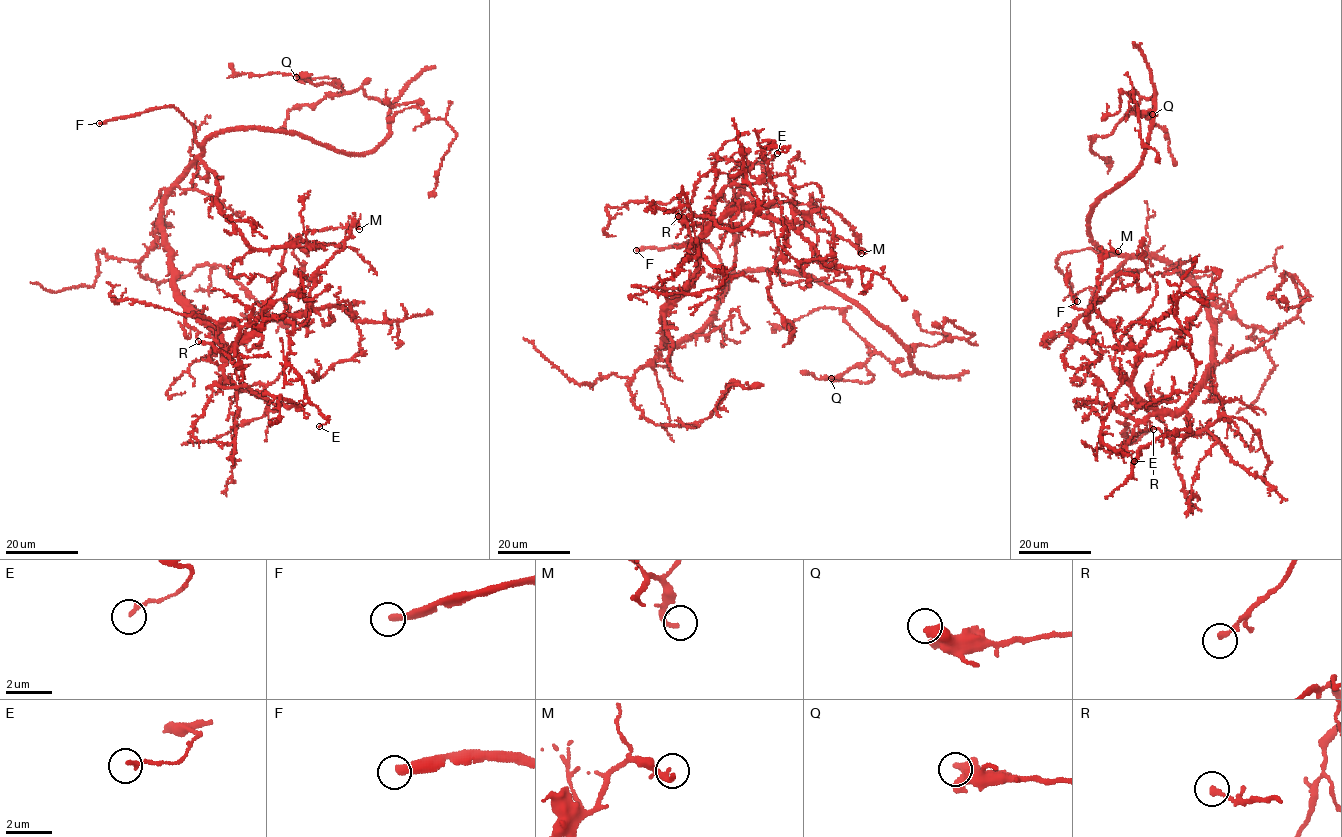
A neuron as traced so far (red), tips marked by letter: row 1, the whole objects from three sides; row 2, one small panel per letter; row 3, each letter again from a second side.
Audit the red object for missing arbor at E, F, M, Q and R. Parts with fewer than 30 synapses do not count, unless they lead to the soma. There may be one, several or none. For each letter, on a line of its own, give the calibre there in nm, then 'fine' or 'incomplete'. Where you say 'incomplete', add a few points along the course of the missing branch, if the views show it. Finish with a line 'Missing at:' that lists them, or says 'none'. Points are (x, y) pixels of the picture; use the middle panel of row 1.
E: 180 nm | fine
F: 320 nm | incomplete | (636, 250), (630, 251), (628, 259), (611, 262), (604, 268), (578, 272), (565, 271), (558, 265), (556, 270)
M: 220 nm | fine
Q: 440 nm | fine
R: 200 nm | fine
Missing at: F

